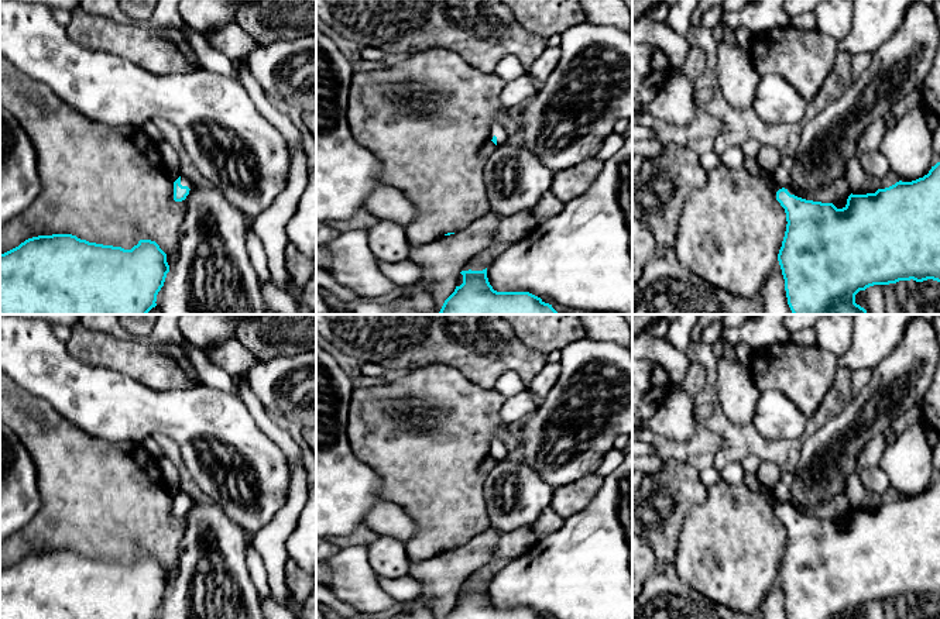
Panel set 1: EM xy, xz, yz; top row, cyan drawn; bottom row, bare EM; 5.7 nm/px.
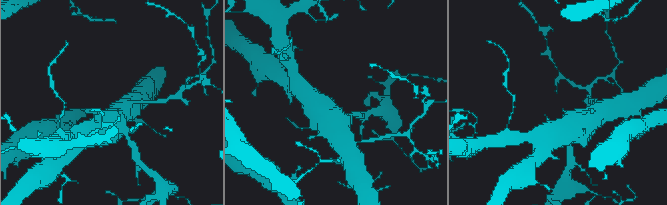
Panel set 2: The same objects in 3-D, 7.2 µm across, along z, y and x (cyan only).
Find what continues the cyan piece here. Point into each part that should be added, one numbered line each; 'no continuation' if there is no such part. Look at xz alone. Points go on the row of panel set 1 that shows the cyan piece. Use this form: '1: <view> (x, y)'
1: xz (497, 130)

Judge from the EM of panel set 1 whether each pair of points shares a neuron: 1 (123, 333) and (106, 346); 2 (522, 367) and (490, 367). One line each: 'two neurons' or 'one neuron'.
1: two neurons
2: one neuron

